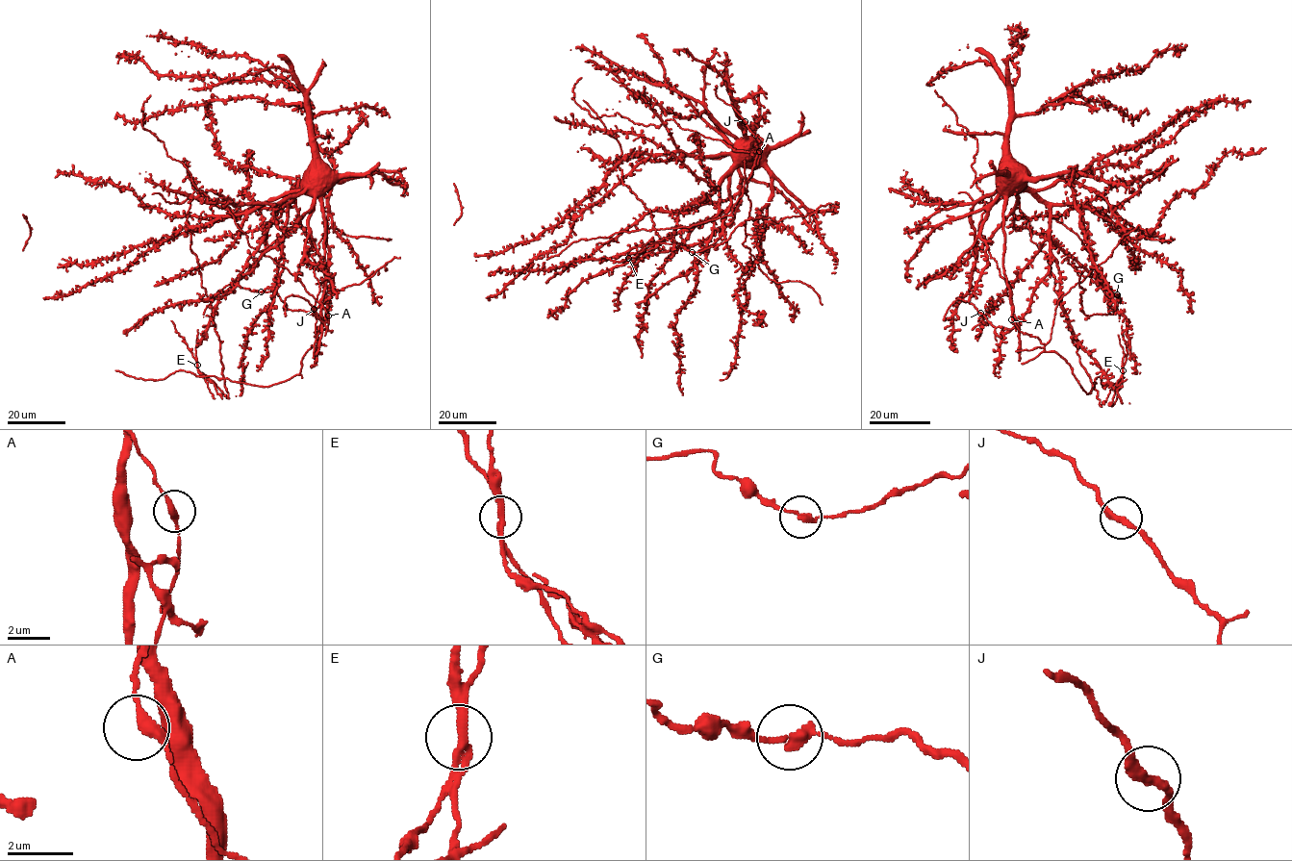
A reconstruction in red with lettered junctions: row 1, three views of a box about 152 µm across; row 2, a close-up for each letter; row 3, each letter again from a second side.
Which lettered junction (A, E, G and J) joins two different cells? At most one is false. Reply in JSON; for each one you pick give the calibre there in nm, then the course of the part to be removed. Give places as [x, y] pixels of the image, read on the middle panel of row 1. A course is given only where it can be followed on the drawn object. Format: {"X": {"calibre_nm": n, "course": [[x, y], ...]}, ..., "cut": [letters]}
{"E": {"calibre_nm": 240, "course": [[628, 257], [659, 236], [650, 210], [621, 182], [618, 141], [583, 100]]}, "cut": ["E"]}

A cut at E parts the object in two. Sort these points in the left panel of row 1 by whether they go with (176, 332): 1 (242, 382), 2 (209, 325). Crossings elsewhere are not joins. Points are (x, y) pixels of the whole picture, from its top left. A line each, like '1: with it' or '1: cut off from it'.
1: cut off from it
2: cut off from it

